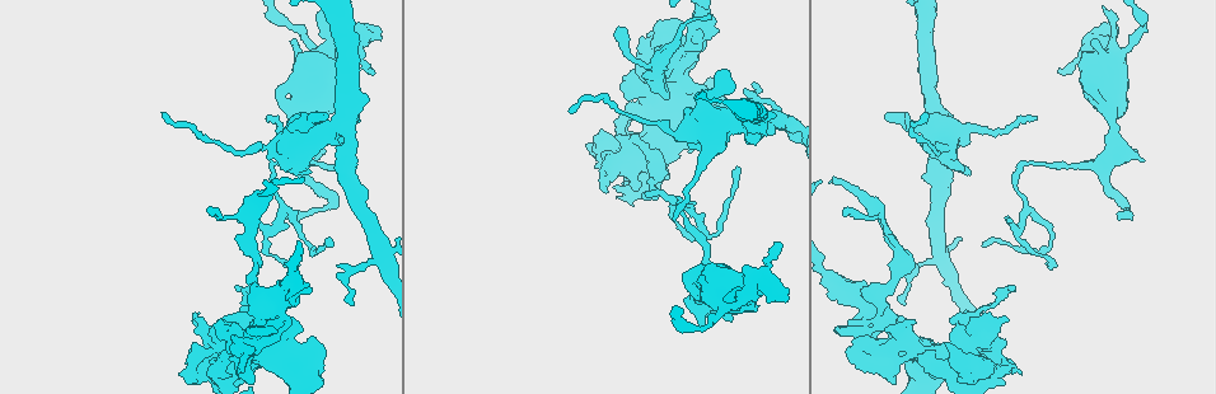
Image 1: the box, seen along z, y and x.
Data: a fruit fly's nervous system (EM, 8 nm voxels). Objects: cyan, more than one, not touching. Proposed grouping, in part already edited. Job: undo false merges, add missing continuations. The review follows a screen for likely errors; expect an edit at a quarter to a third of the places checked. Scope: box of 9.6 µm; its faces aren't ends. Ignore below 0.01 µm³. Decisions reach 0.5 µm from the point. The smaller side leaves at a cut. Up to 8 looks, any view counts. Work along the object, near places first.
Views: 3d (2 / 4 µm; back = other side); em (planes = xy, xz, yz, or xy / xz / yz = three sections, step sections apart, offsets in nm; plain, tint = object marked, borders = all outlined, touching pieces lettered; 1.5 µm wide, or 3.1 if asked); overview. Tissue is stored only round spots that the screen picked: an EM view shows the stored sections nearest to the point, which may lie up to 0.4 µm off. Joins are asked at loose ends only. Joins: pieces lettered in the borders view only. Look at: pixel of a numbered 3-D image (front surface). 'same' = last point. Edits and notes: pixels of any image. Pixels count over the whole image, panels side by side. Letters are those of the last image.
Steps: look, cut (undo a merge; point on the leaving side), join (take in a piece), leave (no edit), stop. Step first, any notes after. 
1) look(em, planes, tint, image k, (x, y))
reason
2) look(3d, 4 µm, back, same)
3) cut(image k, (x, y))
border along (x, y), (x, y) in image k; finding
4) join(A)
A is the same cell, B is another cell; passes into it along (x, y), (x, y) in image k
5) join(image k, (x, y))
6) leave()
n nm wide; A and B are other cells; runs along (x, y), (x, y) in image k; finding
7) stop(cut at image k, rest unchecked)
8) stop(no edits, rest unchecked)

look(3d, 2 µm, image 1, (265, 118))
tapers out

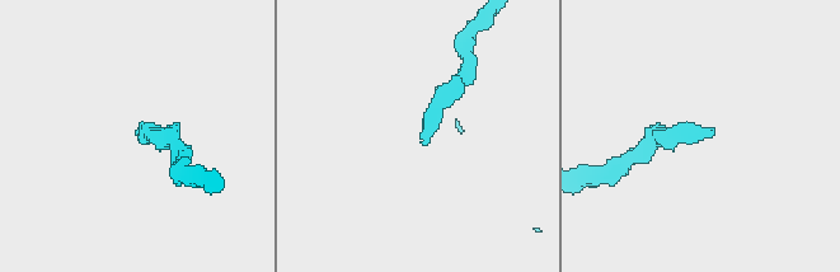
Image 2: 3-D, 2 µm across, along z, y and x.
look(em, planes, borders, image 2, (137, 130))

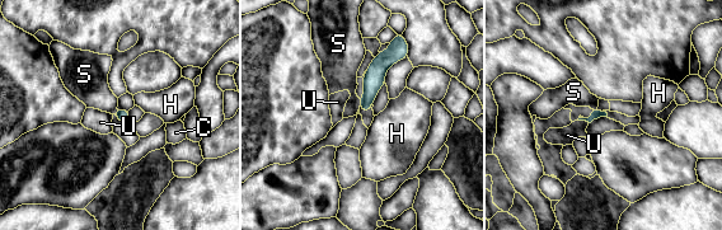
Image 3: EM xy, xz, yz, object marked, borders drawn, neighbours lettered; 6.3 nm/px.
leave()
U touches over 70 nm; C, H, S and U are other cells; none of them fits

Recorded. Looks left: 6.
look(3d, 2 µm, image 1, (930, 357))
closes a loop

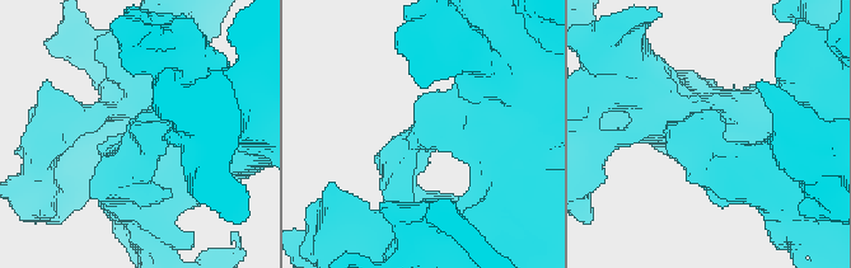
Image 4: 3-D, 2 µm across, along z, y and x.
look(em, planes, tint, image 4, (135, 134))
now the EM

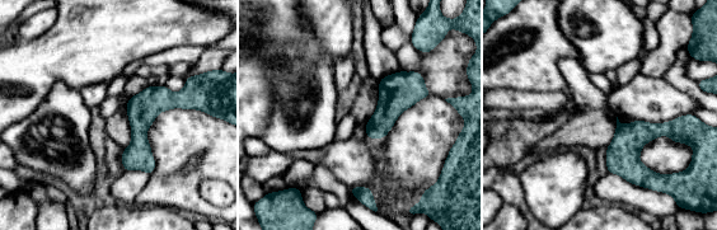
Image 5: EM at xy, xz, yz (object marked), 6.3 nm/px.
look(em, planes, borders, same)

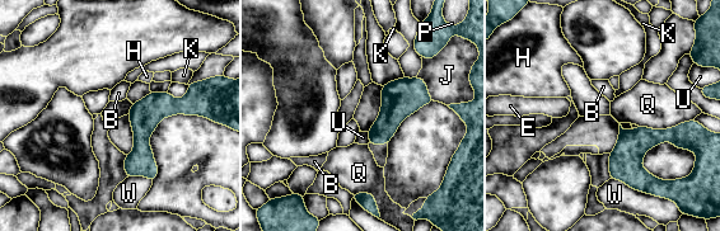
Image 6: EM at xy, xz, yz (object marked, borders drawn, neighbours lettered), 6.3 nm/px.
leave()
B, E, H, J, K, P, Q, U and W are other cells; runs along (215, 116), (164, 107), (129, 171) in image 6; one neuron here

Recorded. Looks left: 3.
look(em, planes, plain, image 1, (1012, 286))
branch stops here

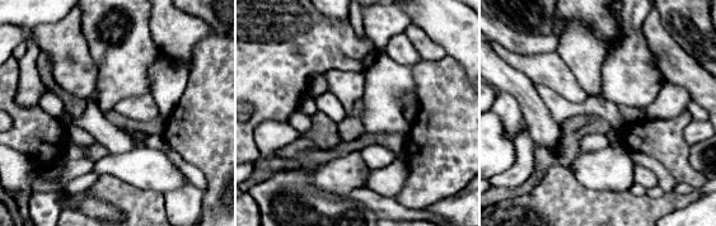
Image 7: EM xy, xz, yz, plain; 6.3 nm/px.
look(em, planes, tint, same)

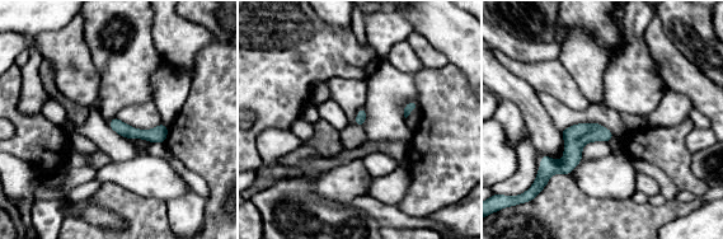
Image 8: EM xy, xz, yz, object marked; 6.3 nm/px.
look(em, planes, borders, same)

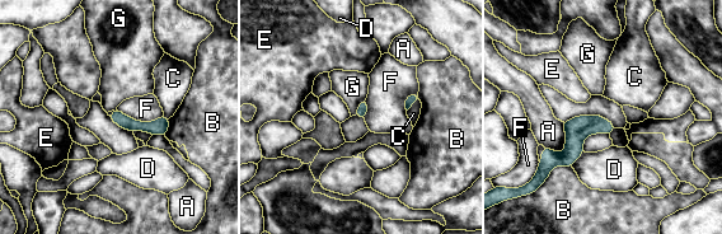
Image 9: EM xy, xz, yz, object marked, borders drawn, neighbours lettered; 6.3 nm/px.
leave()
70 nm wide; A, B, C, D, E, F and G are other cells; runs along (115, 116), (136, 126), (165, 125) in image 9; none of them fits

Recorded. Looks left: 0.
stop(no edits, rest unchecked)

